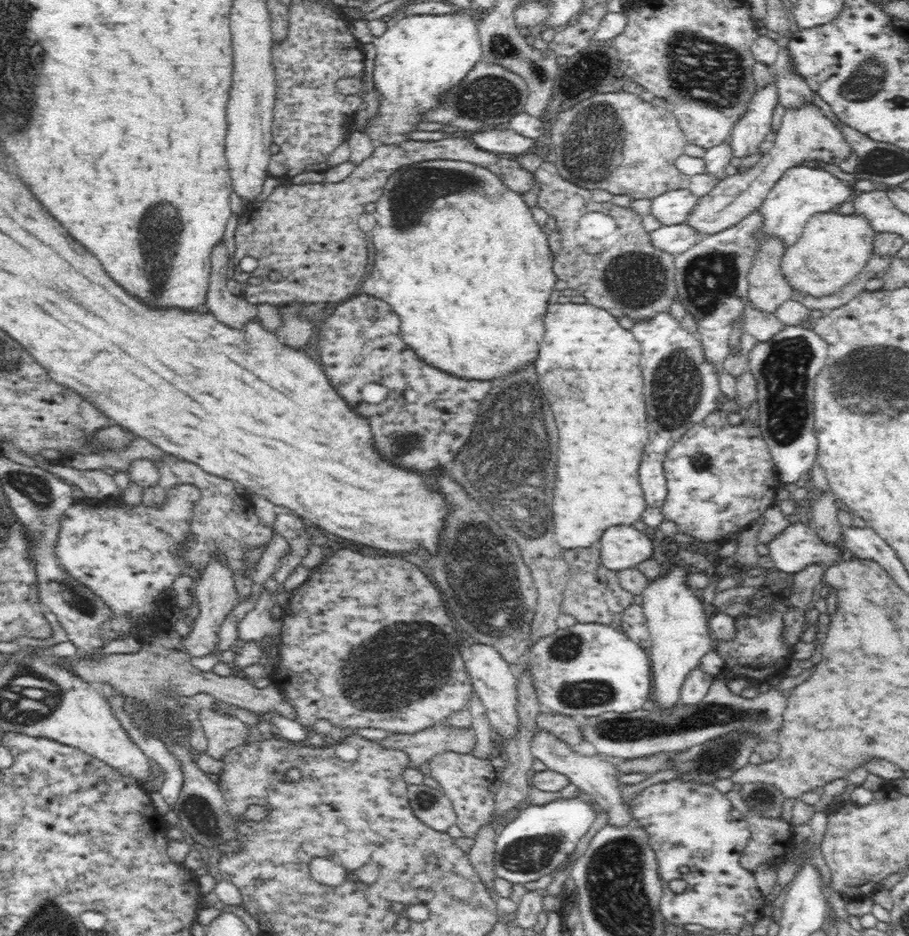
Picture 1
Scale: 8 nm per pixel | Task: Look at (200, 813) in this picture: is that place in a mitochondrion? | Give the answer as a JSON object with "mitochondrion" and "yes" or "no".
{"mitochondrion":"yes"}

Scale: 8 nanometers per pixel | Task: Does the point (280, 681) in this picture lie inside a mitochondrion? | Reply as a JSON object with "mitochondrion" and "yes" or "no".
{"mitochondrion":"no"}

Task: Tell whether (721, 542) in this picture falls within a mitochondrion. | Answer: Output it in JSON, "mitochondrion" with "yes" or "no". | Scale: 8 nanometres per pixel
{"mitochondrion":"no"}

